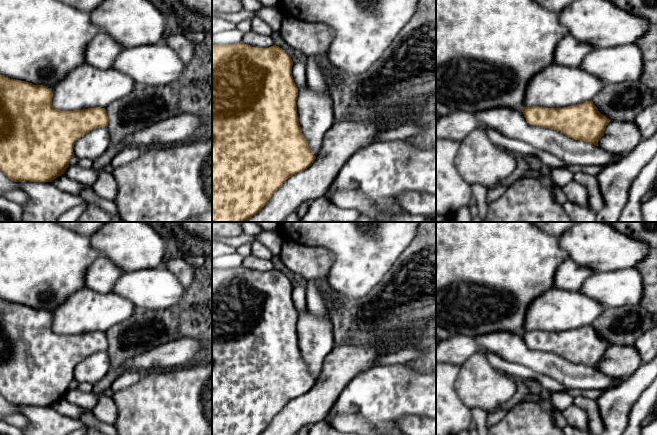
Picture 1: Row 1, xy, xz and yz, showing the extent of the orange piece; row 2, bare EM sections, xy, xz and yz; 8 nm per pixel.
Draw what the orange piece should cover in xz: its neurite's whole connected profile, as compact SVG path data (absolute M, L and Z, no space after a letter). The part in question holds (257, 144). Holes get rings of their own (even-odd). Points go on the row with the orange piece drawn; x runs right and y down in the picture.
M212 44L212 222L244 222L256 215L288 178L304 171L321 154L323 138L335 122L332 96L328 89L315 92L308 86L298 89L292 76L293 61L290 55L273 45L269 48L248 44Z

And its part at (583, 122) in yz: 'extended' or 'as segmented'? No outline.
extended

